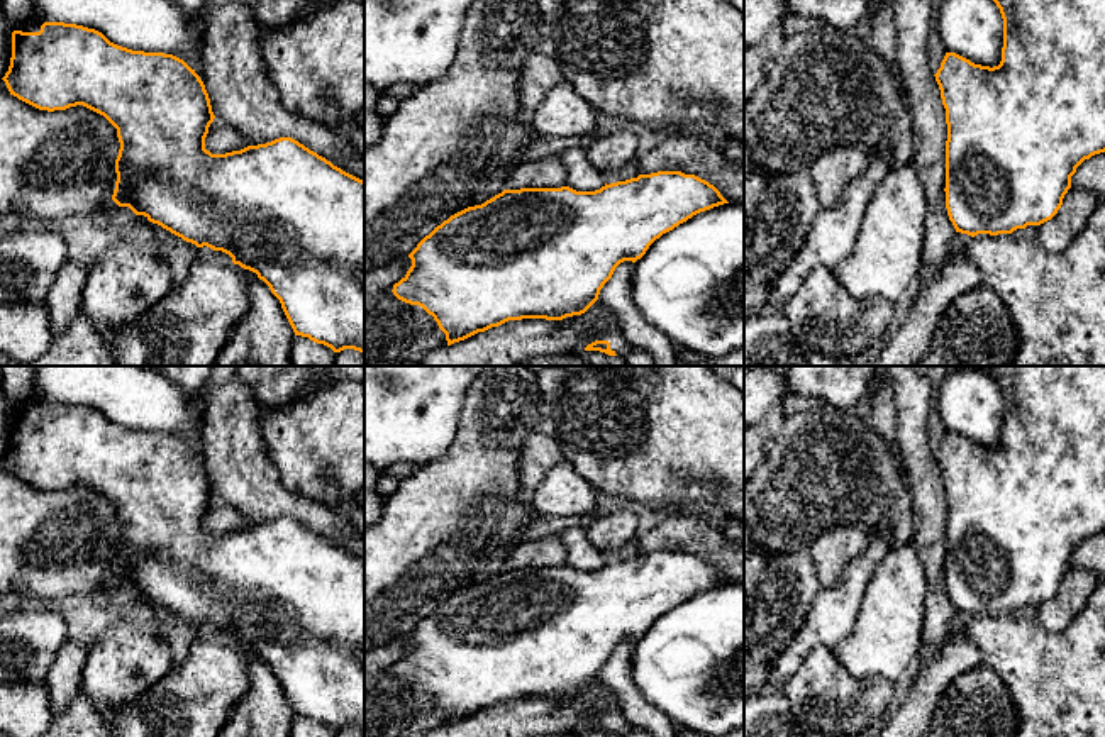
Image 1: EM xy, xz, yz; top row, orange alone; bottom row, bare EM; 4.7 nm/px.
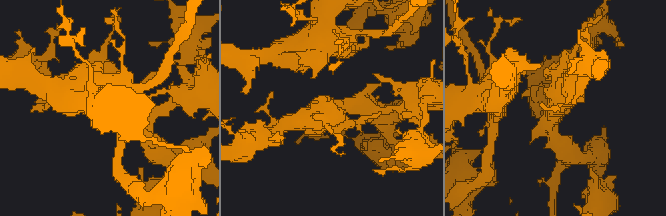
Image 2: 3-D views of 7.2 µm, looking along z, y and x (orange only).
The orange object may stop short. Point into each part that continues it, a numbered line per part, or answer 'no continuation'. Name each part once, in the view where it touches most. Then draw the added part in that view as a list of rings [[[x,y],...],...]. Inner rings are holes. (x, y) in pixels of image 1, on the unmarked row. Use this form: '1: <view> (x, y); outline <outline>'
1: xy (31, 405); outline [[[27,400],[22,405],[14,405],[14,410],[22,410],[22,412],[39,412],[41,410],[41,402],[37,400]]]

